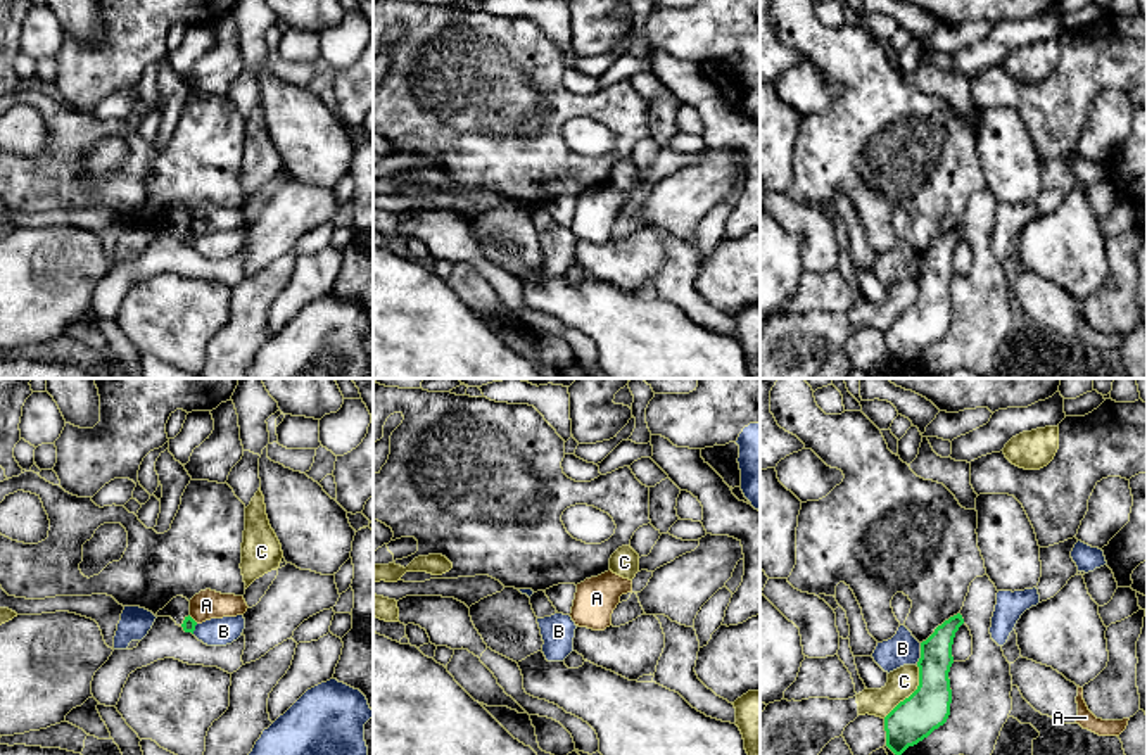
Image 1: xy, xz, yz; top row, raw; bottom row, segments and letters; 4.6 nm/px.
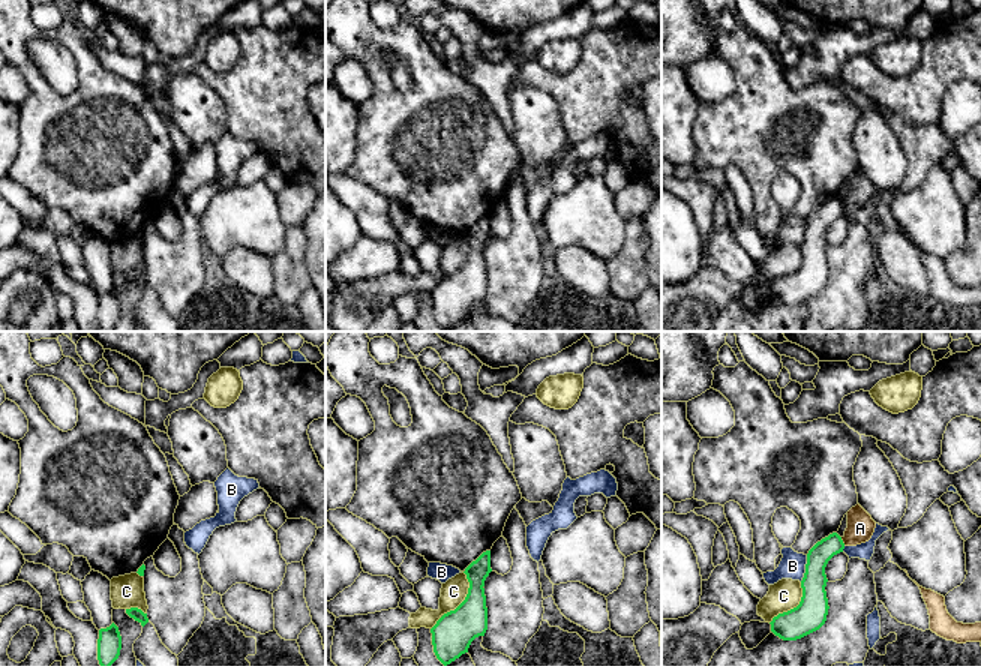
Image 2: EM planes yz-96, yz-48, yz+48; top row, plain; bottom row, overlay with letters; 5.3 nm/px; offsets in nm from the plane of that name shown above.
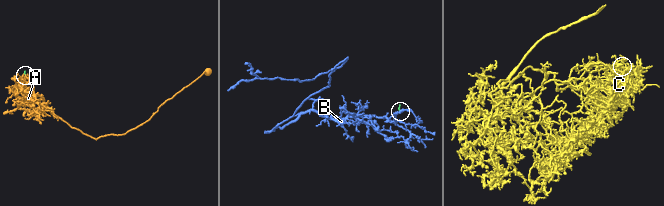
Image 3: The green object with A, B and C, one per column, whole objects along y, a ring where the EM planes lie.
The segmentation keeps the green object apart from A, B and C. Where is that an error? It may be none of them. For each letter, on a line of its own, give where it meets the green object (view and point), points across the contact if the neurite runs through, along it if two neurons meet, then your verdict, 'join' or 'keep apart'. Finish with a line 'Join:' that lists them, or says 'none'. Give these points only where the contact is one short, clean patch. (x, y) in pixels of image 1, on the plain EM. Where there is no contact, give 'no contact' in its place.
A: contact xy (192, 232); border xy (189, 228), (197, 235); keep apart
B: contact yz (921, 266); border yz (921, 256), (921, 270), (916, 277); keep apart
C: contact yz (912, 306); border yz (918, 279), (918, 299), (883, 330); keep apart
Join: none

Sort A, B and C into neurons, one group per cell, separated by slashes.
A / B / C

